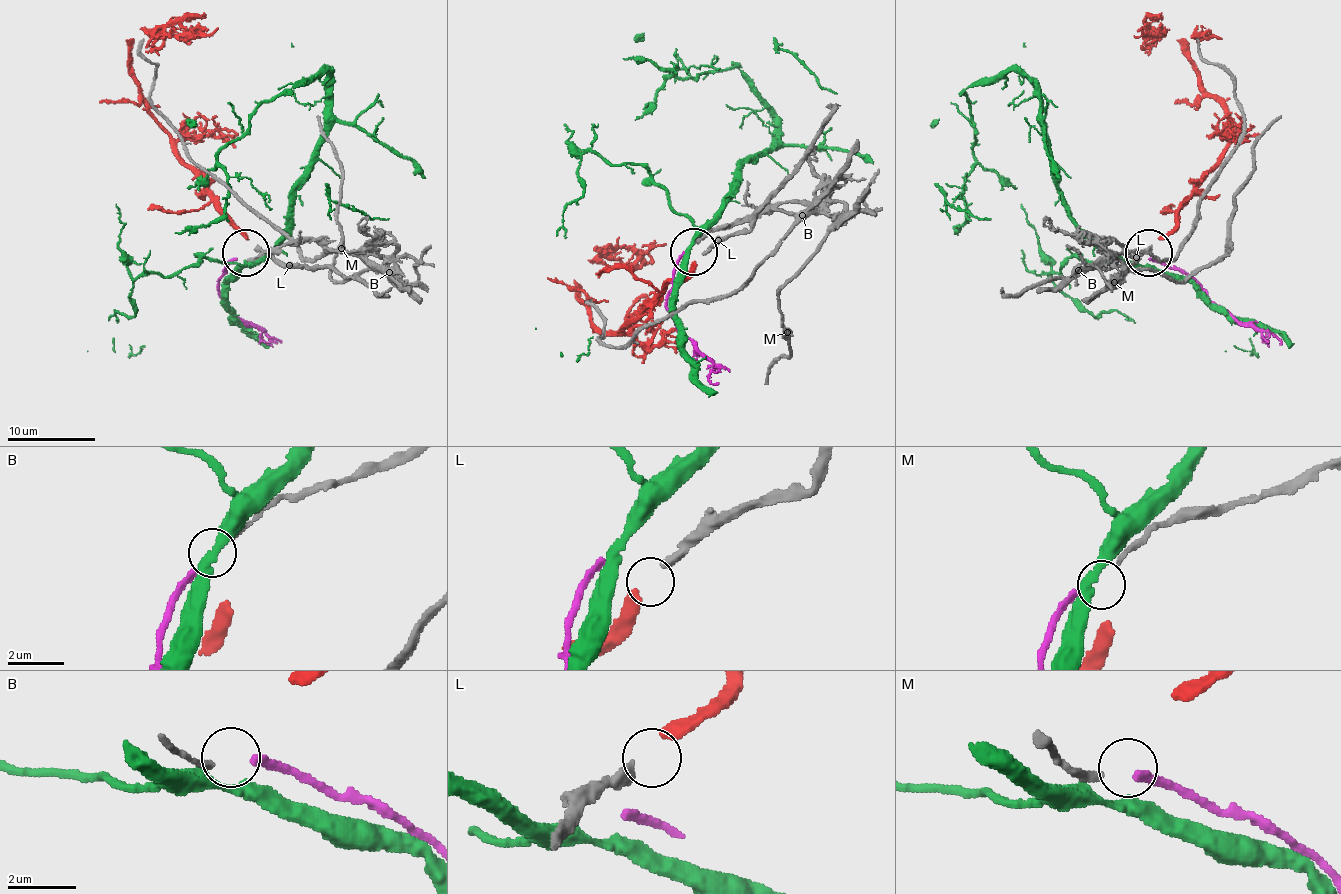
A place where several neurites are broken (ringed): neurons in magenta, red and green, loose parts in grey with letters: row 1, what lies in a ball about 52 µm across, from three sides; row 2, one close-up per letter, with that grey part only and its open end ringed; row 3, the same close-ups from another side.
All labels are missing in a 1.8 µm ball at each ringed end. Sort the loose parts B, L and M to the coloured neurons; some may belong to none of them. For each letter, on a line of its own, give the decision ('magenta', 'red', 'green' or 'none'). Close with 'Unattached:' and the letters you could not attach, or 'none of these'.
B: magenta
L: red
M: none
Unattached: M

